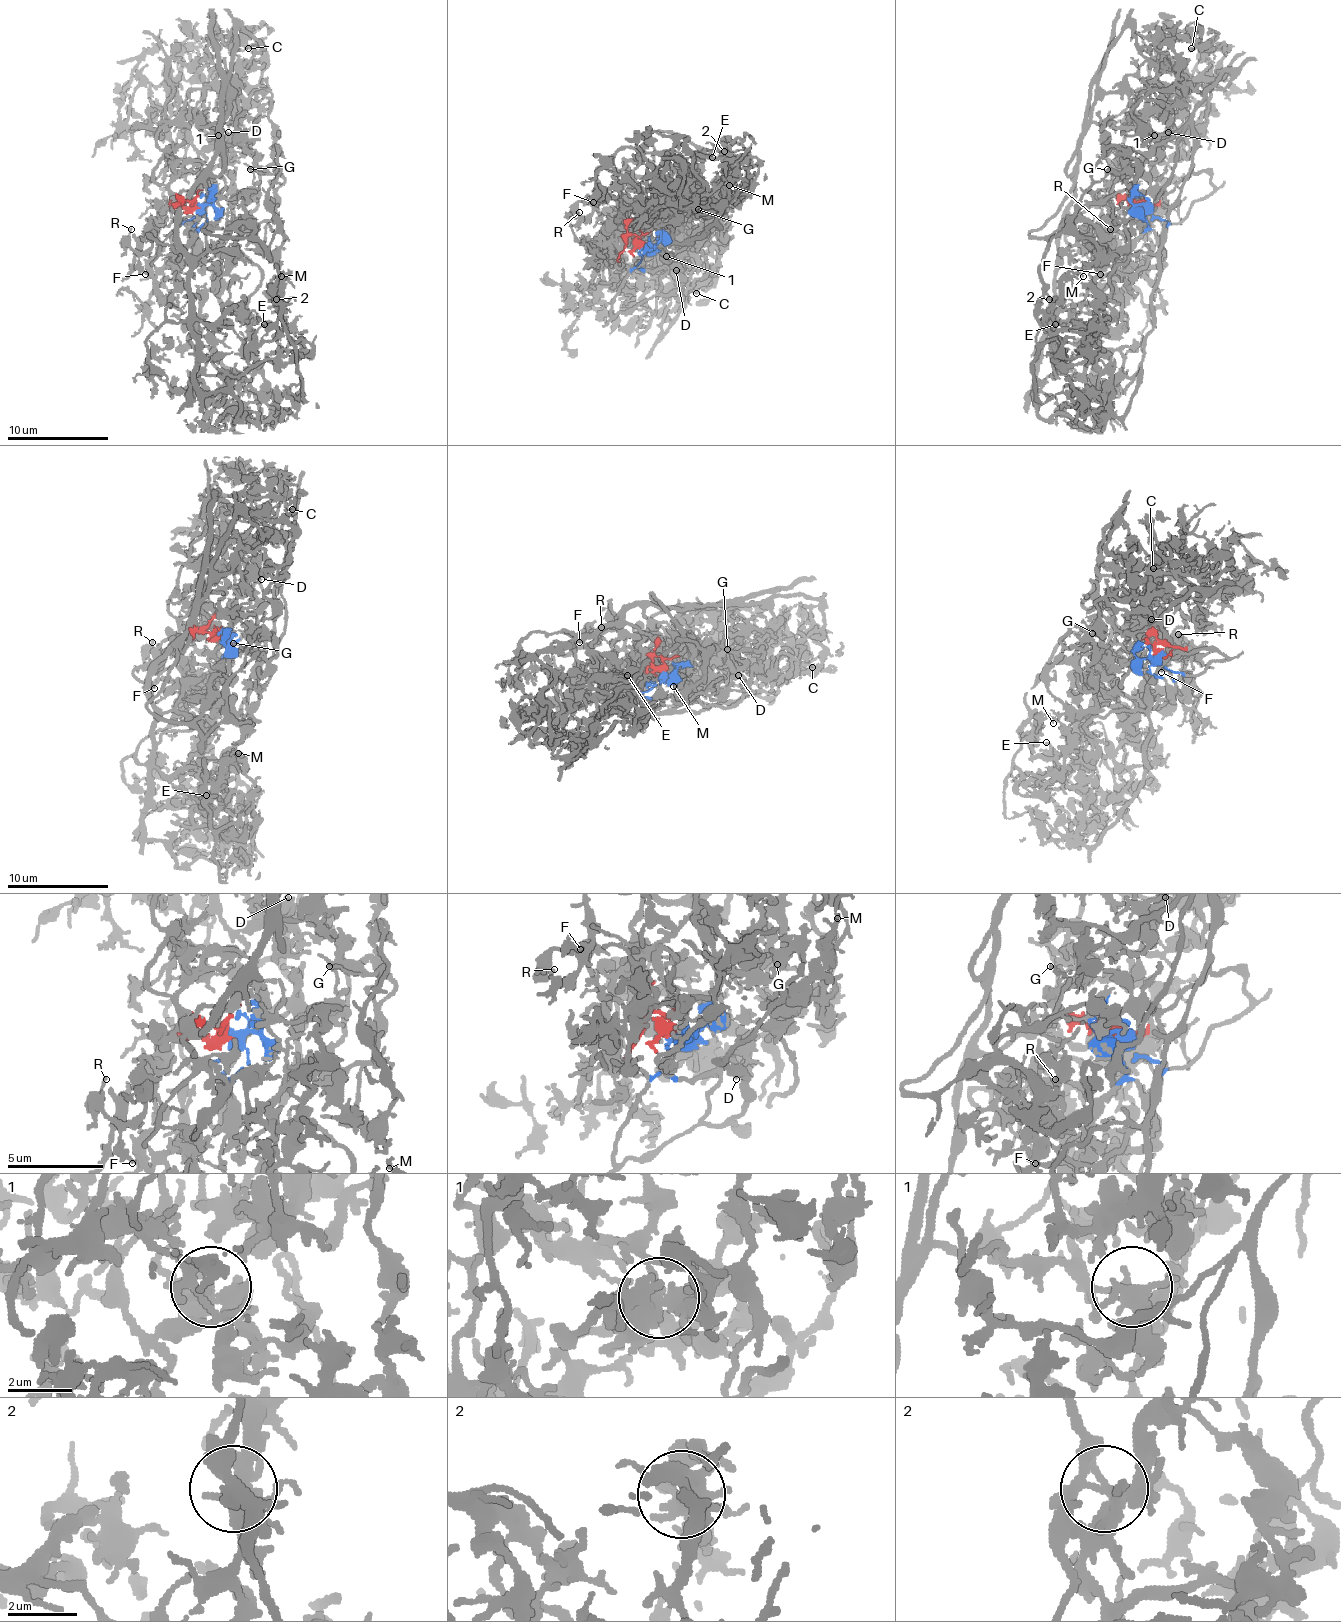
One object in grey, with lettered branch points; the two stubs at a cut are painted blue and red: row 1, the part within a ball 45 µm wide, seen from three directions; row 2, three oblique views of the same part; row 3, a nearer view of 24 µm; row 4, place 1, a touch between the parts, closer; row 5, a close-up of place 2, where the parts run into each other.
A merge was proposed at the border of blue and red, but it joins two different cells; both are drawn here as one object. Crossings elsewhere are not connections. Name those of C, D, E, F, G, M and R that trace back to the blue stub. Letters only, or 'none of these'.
C, E

